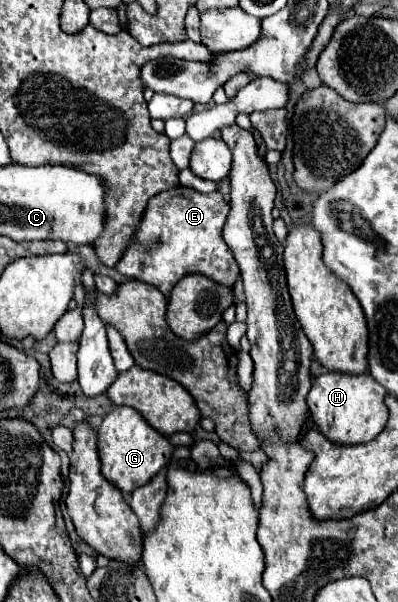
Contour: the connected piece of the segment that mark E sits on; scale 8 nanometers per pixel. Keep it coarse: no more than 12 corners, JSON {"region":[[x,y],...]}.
{"region":[[181,185],[149,199],[115,269],[169,295],[191,273],[233,289],[229,203]]}

